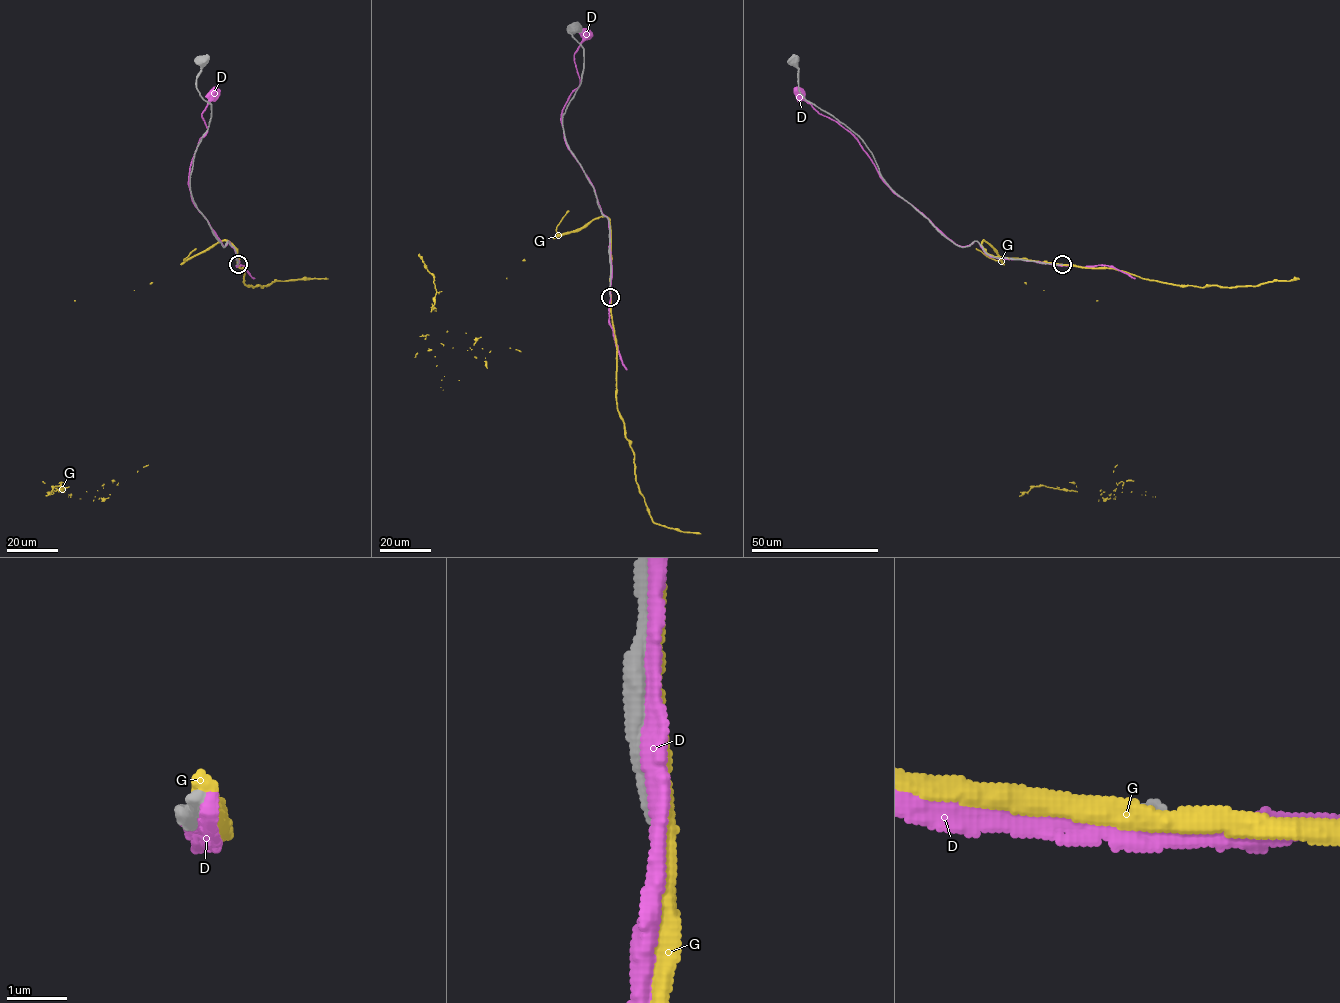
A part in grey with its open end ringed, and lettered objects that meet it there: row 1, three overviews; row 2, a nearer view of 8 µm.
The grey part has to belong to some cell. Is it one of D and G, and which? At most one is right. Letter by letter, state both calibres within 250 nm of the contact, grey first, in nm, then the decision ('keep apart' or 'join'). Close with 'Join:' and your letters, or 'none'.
D: 240/280 nm | keep apart
G: 300/320 nm | keep apart
Join: none

